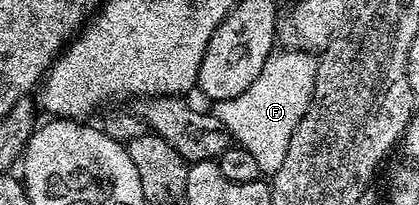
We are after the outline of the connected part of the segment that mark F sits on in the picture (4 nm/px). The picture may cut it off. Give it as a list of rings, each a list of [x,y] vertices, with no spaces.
[[[280,48],[269,55],[265,66],[258,74],[258,78],[250,84],[250,88],[234,99],[222,99],[214,106],[214,113],[218,120],[230,133],[235,145],[241,146],[250,156],[254,156],[254,161],[258,163],[261,175],[271,176],[282,168],[282,160],[286,160],[286,148],[290,148],[290,136],[294,136],[294,128],[306,116],[308,106],[312,103],[312,93],[314,92],[314,80],[316,79],[317,59],[306,56],[305,51],[293,50],[291,48]]]

